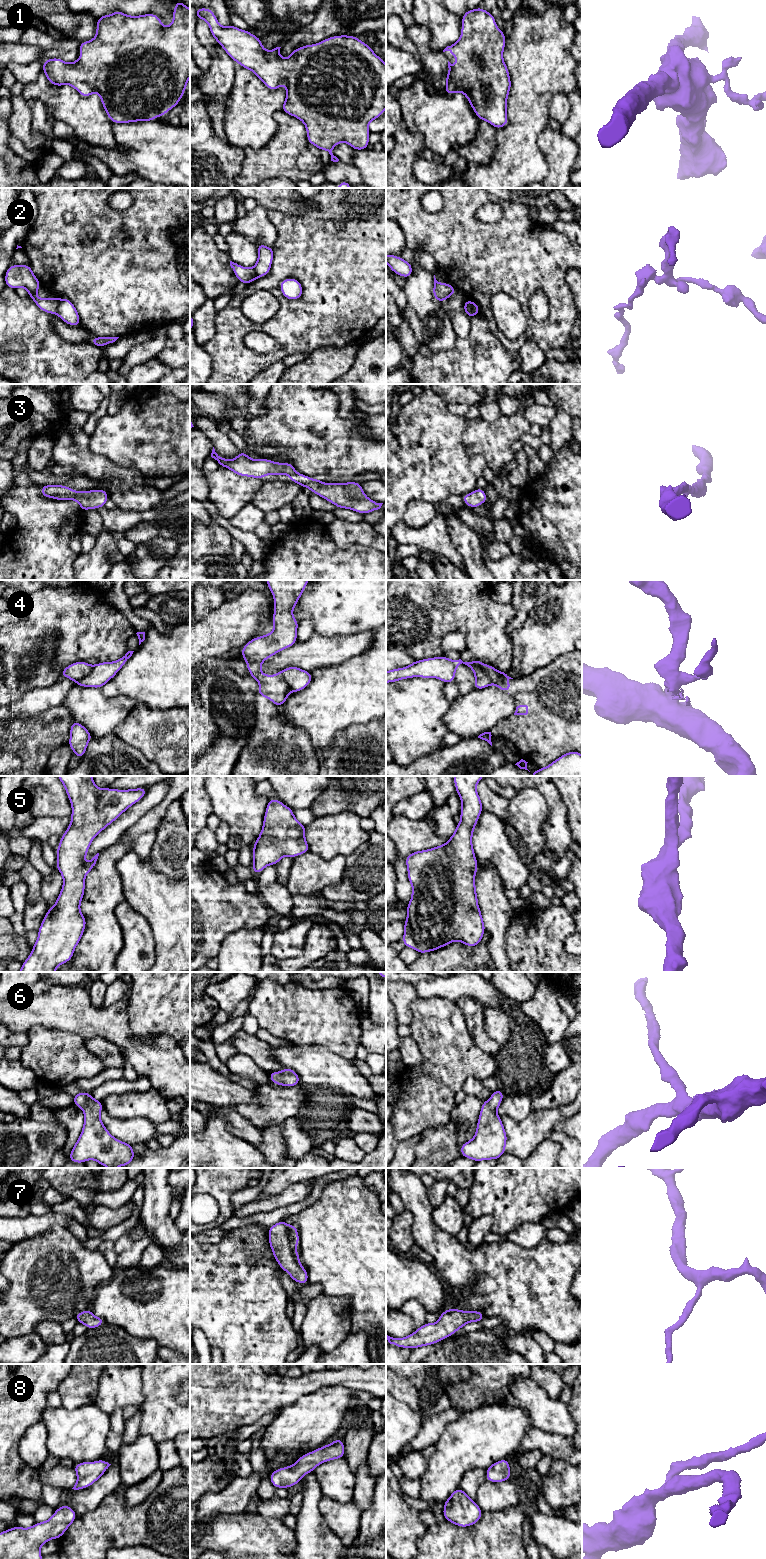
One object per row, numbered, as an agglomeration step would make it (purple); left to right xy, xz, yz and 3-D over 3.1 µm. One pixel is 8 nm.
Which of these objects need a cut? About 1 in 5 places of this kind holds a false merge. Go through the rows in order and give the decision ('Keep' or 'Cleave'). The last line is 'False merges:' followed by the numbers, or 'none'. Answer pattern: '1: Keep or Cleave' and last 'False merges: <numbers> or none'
1: Keep
2: Cleave
3: Keep
4: Cleave
5: Keep
6: Keep
7: Keep
8: Keep
False merges: 2, 4

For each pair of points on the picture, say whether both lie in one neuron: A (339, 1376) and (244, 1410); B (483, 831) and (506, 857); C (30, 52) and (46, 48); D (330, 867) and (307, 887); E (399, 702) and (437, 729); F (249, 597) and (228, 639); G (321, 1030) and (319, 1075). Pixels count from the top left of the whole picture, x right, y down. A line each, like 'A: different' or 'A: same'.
A: same
B: same
C: different
D: same
E: same
F: same
G: different

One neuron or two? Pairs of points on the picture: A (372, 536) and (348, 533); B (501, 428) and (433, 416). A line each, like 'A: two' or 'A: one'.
A: one
B: two

